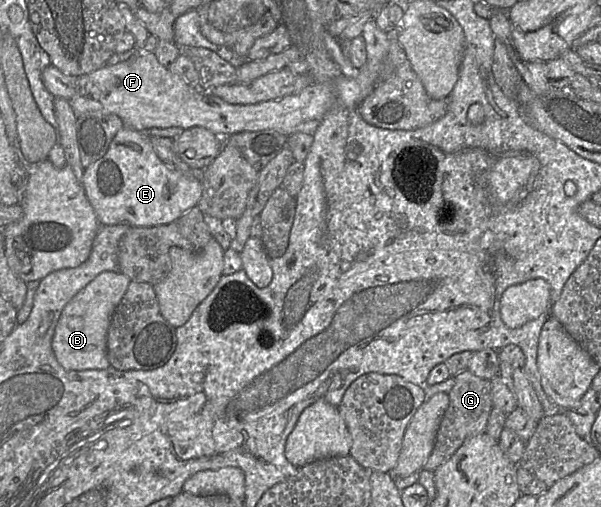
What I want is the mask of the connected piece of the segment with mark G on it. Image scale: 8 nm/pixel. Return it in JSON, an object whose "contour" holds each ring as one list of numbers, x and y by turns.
{"contour":[[467,369,453,378,455,384,448,394,448,408,440,422,432,453,423,466,424,470,430,472,434,472,448,461,468,438,486,432,493,409,490,381,473,375]]}

